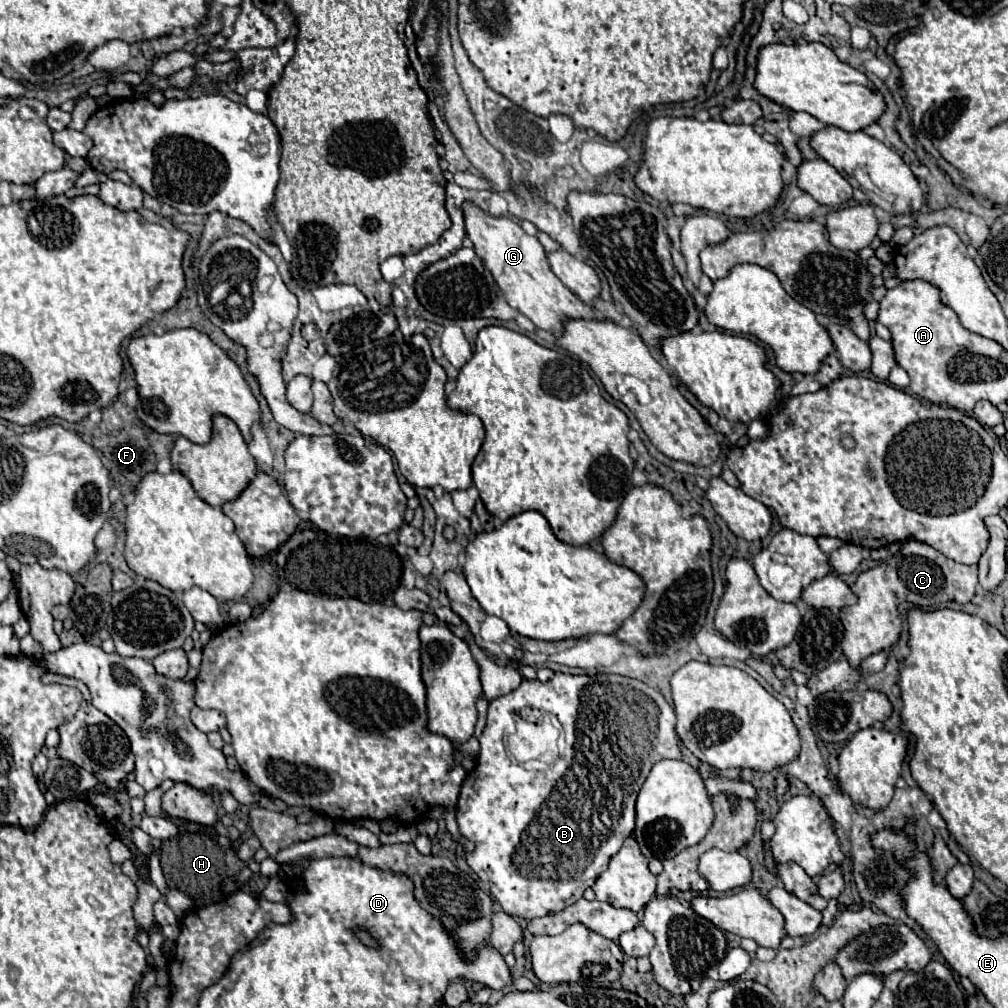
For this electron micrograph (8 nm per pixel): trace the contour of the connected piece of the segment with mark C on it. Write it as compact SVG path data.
M910 539L904 543L904 549L888 561L864 571L852 585L852 593L858 601L852 607L840 609L840 621L844 625L842 651L852 667L858 667L870 655L888 649L900 637L902 623L896 611L900 601L910 601L914 605L934 605L946 601L968 603L976 593L978 585L976 565L958 565L956 561L944 557L940 551L930 545Z

